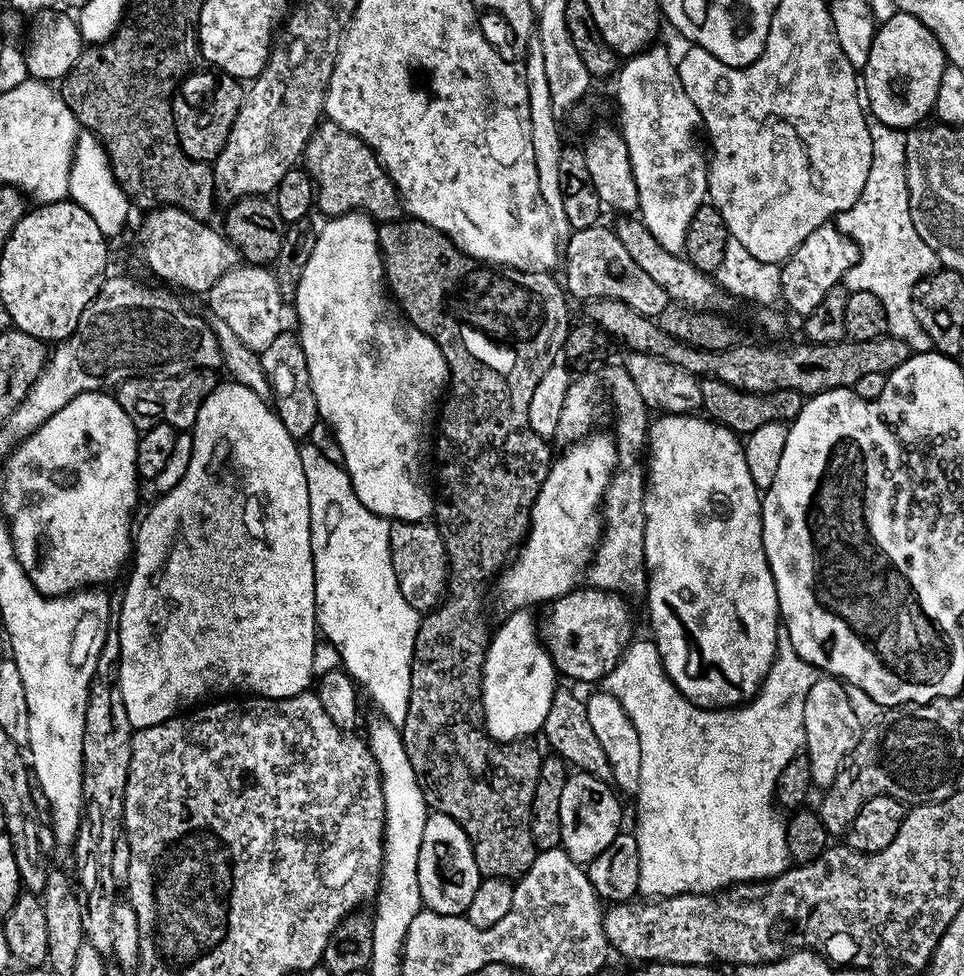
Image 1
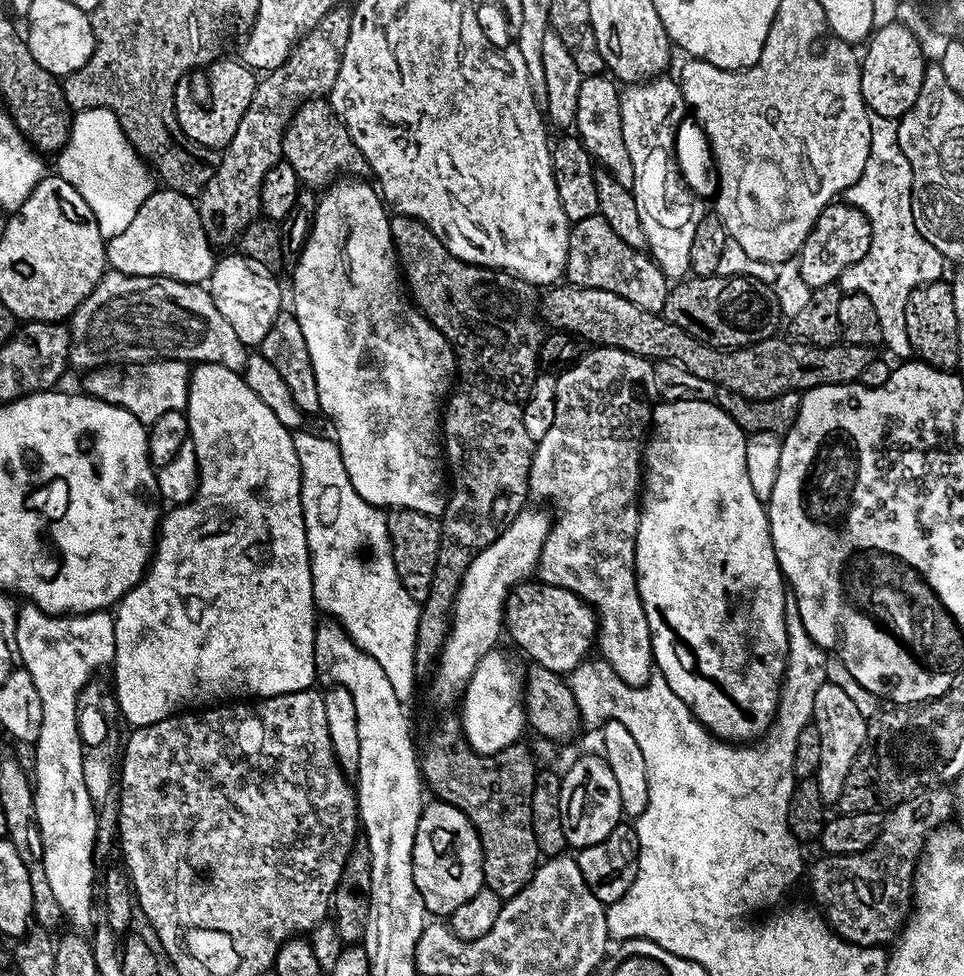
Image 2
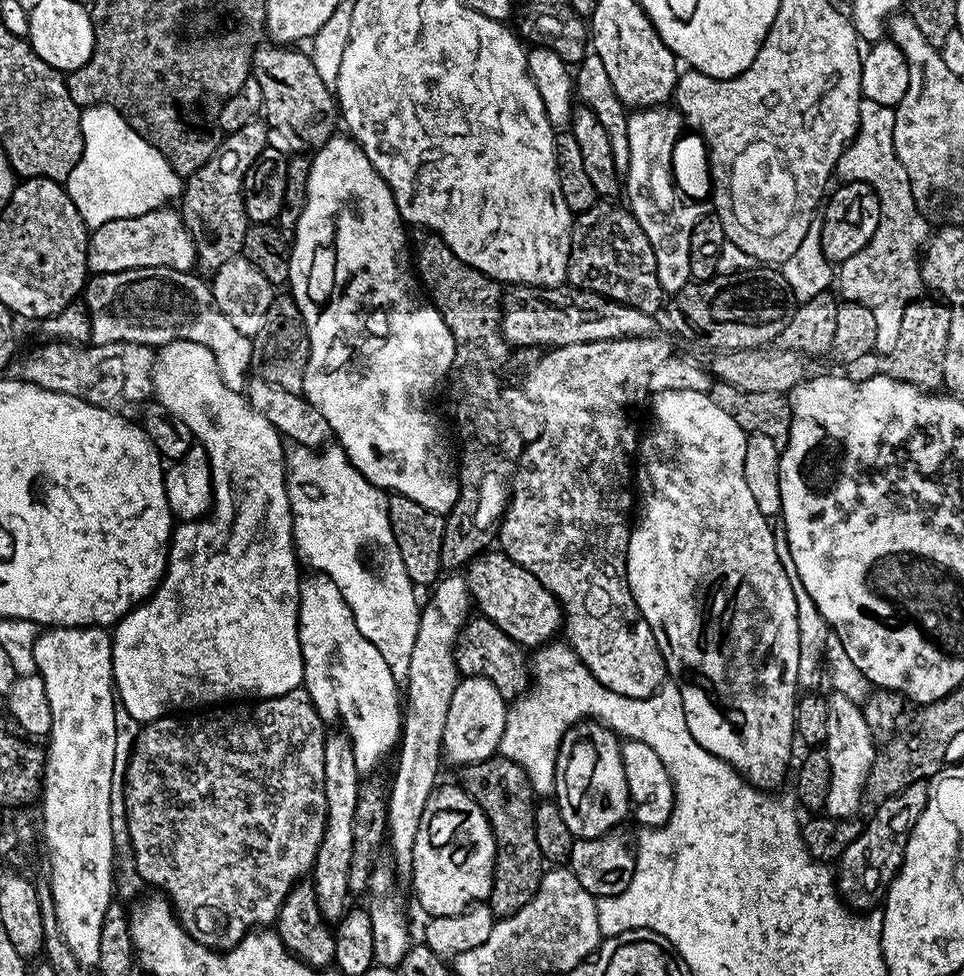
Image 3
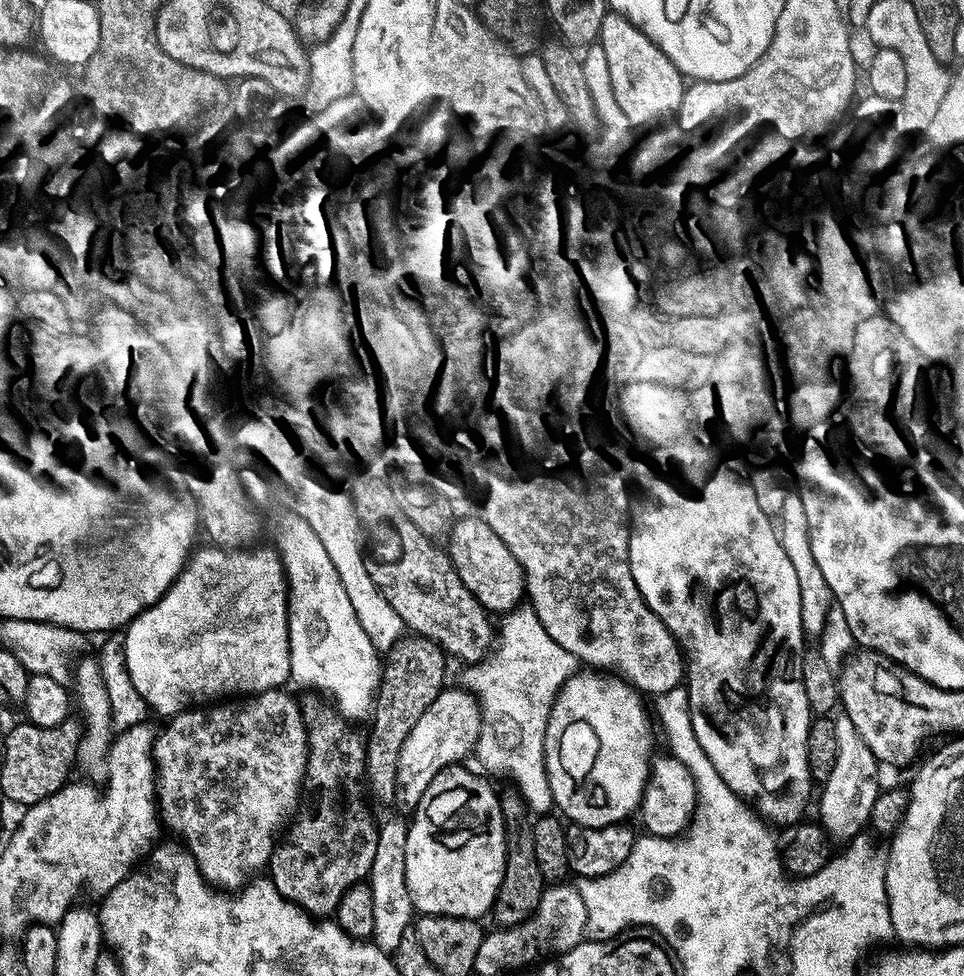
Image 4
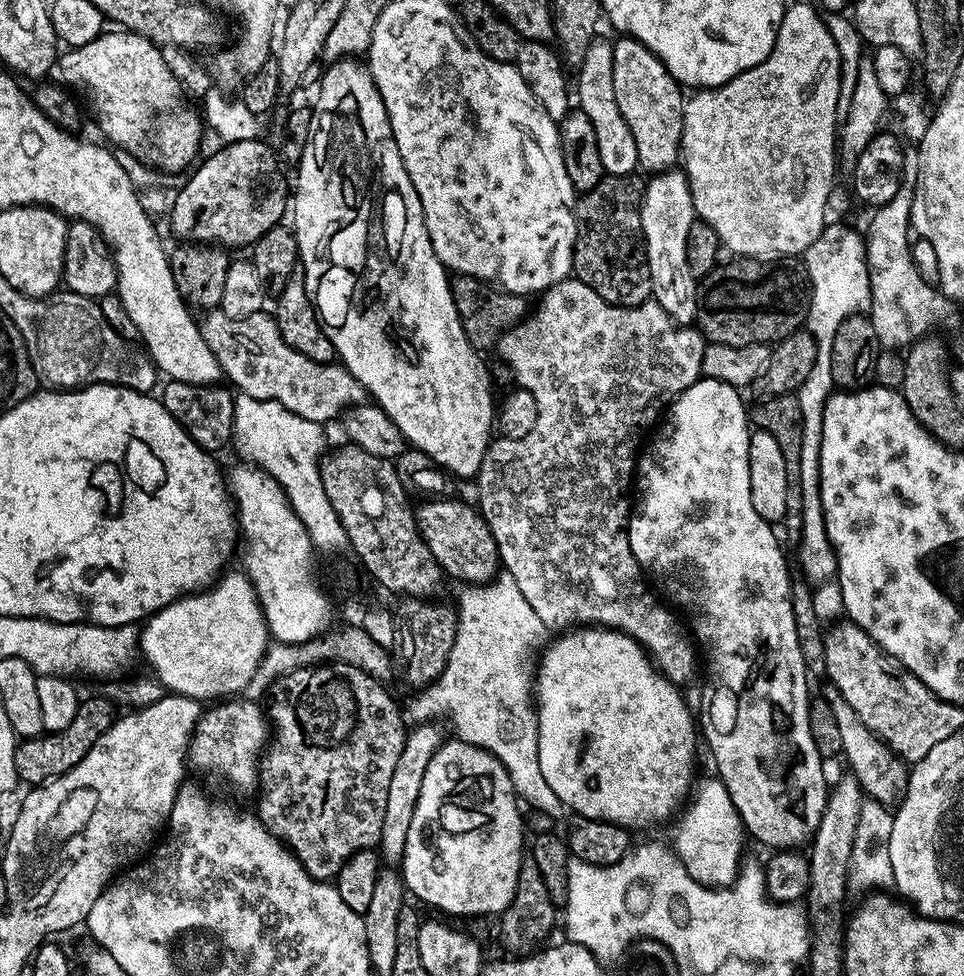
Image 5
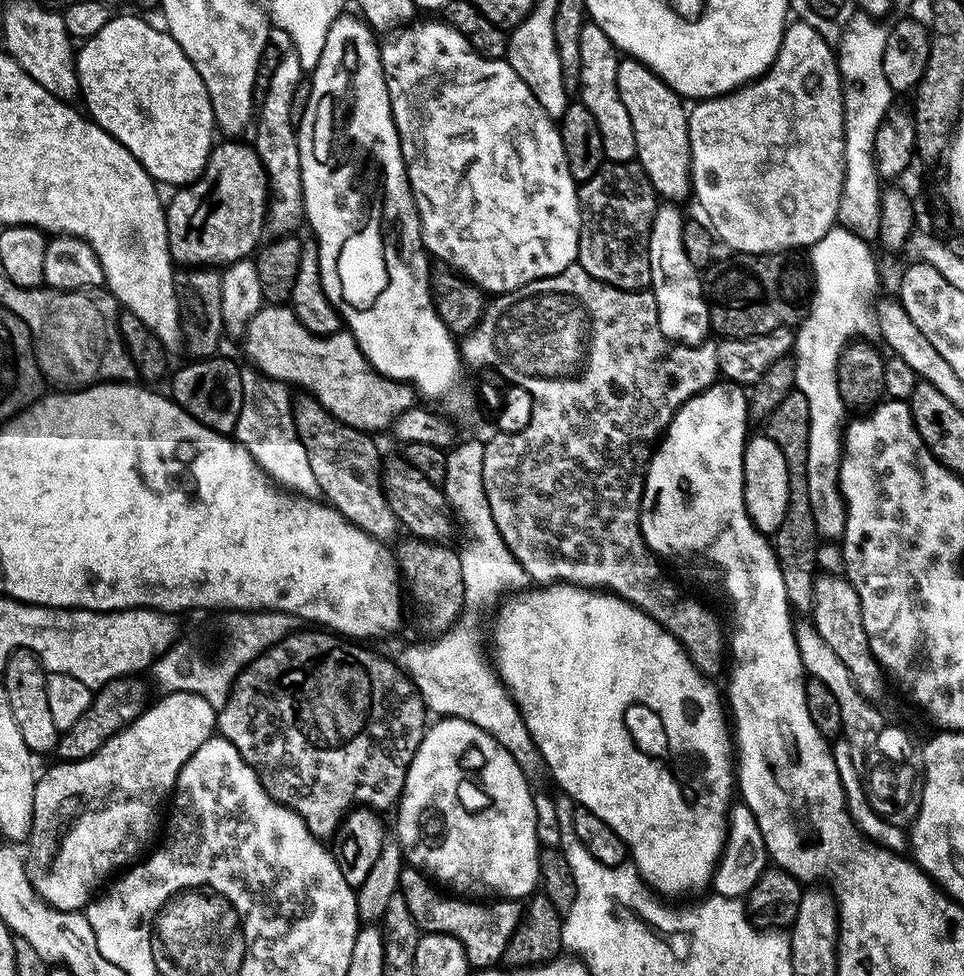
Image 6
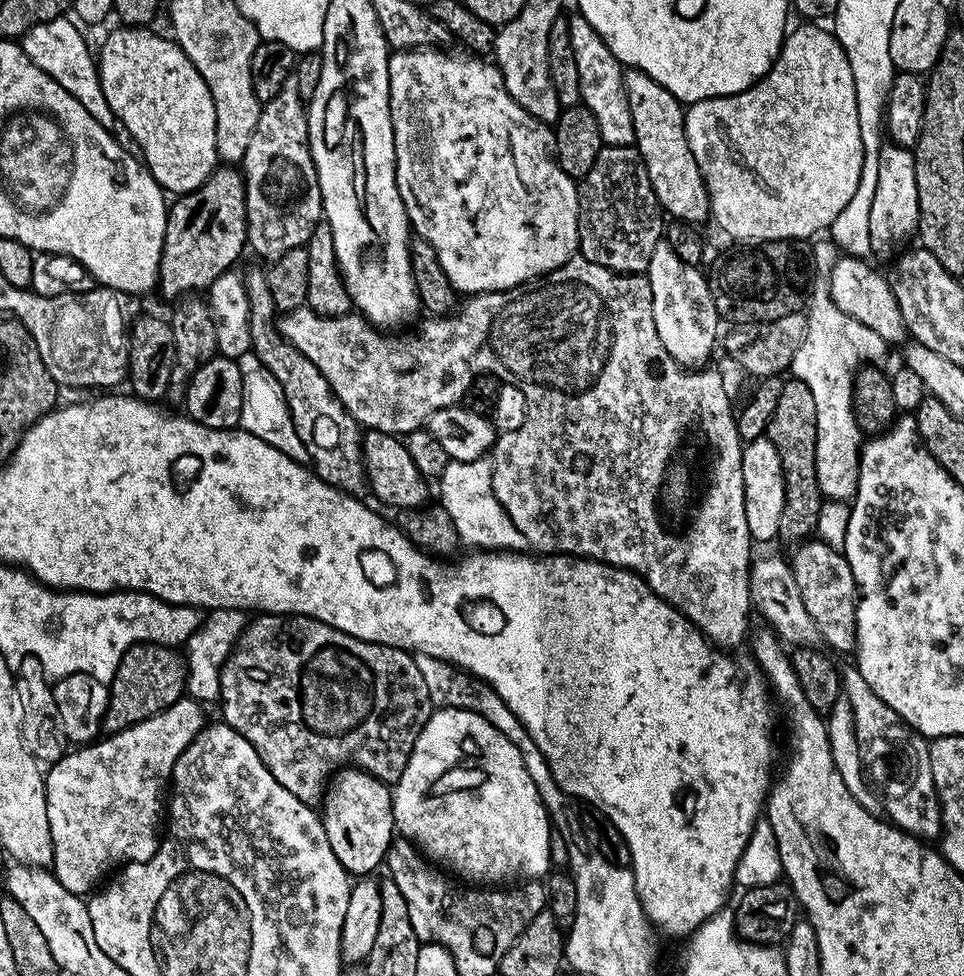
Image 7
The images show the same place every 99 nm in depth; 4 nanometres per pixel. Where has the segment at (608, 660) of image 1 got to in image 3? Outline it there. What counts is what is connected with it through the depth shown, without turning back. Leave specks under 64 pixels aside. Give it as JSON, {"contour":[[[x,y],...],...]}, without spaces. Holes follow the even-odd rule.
{"contour":[[[485,551],[467,565],[466,579],[471,599],[488,620],[493,620],[498,630],[505,632],[510,639],[528,650],[535,650],[551,641],[552,636],[561,631],[562,613],[560,603],[518,562],[504,555],[503,551]]]}

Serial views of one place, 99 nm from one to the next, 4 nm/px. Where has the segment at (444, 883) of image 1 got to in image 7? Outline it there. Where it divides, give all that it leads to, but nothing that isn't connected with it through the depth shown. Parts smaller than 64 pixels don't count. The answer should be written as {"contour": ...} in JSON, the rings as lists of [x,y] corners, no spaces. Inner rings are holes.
{"contour":[[[436,708],[433,711],[431,718],[422,730],[422,734],[418,734],[418,742],[414,742],[414,750],[406,762],[406,770],[402,770],[402,778],[394,785],[392,819],[395,831],[403,839],[416,845],[429,861],[443,866],[449,873],[457,872],[457,874],[452,873],[457,877],[465,876],[465,878],[460,878],[468,882],[483,882],[488,886],[496,886],[501,882],[515,881],[512,880],[515,876],[544,878],[549,875],[550,869],[553,867],[553,865],[551,866],[552,836],[554,840],[553,823],[549,819],[548,810],[538,794],[538,786],[534,786],[534,778],[530,778],[530,773],[526,770],[526,762],[522,762],[522,754],[518,750],[518,746],[514,746],[514,742],[510,742],[510,738],[506,738],[506,734],[502,734],[502,730],[495,728],[485,716],[480,716],[477,712],[471,712],[465,708]]]}

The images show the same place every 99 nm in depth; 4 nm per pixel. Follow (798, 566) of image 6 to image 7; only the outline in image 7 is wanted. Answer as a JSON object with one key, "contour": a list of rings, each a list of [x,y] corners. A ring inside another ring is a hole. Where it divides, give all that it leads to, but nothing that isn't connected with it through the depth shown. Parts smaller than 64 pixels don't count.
{"contour":[[[795,378],[784,380],[782,395],[778,397],[778,406],[774,409],[774,418],[770,418],[766,435],[770,442],[774,442],[774,450],[778,450],[784,475],[784,509],[779,539],[803,542],[816,532],[819,510],[826,501],[818,486],[816,469],[818,410],[814,410],[814,394],[810,394],[810,386],[806,386],[806,382]]]}

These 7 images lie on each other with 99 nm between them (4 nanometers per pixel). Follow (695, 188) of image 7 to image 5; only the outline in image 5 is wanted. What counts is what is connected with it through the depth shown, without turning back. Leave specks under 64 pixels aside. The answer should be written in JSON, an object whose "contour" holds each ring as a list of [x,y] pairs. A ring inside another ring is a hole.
{"contour":[[[631,38],[617,39],[612,45],[614,50],[614,98],[618,98],[618,110],[622,118],[626,118],[626,126],[630,126],[630,134],[634,134],[634,146],[638,146],[639,167],[645,168],[648,174],[659,174],[669,171],[672,164],[682,156],[682,141],[684,139],[684,106],[686,96],[683,96],[681,85],[666,70],[663,62],[646,47],[642,41]]]}

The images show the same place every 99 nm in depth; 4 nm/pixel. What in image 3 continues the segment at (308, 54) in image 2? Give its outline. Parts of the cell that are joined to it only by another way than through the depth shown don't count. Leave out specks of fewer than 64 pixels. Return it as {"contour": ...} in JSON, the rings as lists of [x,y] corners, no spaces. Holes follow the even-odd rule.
{"contour":[[[260,122],[247,124],[239,128],[238,131],[225,135],[216,148],[216,152],[210,158],[210,162],[206,162],[206,166],[202,166],[187,177],[186,183],[183,185],[178,211],[192,236],[196,247],[196,268],[201,273],[215,274],[222,266],[232,264],[244,251],[244,235],[250,226],[244,205],[244,179],[254,166],[254,162],[262,154],[262,150],[269,147],[268,136],[270,137],[269,129]]]}

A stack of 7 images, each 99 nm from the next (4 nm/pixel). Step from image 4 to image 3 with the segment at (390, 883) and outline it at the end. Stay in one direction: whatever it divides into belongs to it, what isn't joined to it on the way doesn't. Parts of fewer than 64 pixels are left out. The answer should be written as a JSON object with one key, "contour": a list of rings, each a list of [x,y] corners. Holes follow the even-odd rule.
{"contour":[[[445,575],[431,589],[431,592],[432,601],[421,607],[418,634],[414,638],[414,654],[410,654],[410,670],[406,681],[408,692],[406,688],[398,751],[395,753],[396,773],[392,776],[392,788],[390,784],[386,792],[388,798],[386,844],[389,849],[392,847],[391,863],[395,871],[401,877],[404,875],[404,878],[411,877],[412,874],[414,838],[418,838],[418,822],[422,822],[422,810],[426,808],[426,798],[430,798],[432,791],[438,787],[436,775],[440,772],[440,760],[442,761],[444,745],[442,734],[446,722],[446,710],[458,683],[454,649],[460,629],[464,627],[470,616],[468,581],[463,575]]]}

